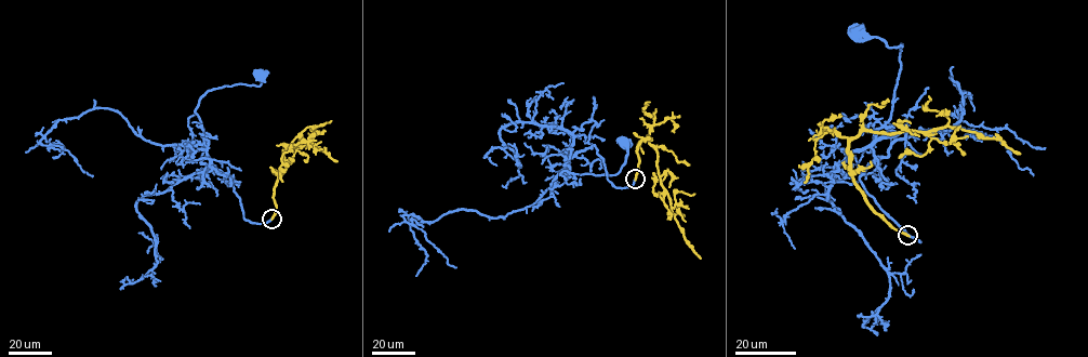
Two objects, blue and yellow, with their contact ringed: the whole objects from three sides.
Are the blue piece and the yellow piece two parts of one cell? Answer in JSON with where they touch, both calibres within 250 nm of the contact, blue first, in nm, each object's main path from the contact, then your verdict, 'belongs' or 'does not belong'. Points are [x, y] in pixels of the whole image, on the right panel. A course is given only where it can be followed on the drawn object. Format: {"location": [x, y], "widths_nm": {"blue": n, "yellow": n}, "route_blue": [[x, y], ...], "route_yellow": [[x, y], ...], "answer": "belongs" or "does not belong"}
{"location": [907, 235], "widths_nm": {"blue": 280, "yellow": 400}, "route_blue": [[907, 235], [919, 241], [860, 180], [875, 156], [876, 132], [891, 114], [902, 45], [854, 30]], "route_yellow": [[907, 235], [881, 216], [856, 183], [849, 142], [862, 131], [923, 132], [955, 127], [998, 139], [1020, 154]], "answer": "does not belong"}

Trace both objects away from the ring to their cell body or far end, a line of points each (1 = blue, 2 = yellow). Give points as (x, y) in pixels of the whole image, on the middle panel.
1: (635, 179), (617, 187), (594, 145), (571, 153), (558, 171), (615, 174), (626, 156), (623, 142)
2: (635, 179), (639, 160), (637, 147), (648, 137), (657, 151), (658, 174), (672, 212), (687, 243), (700, 259)

